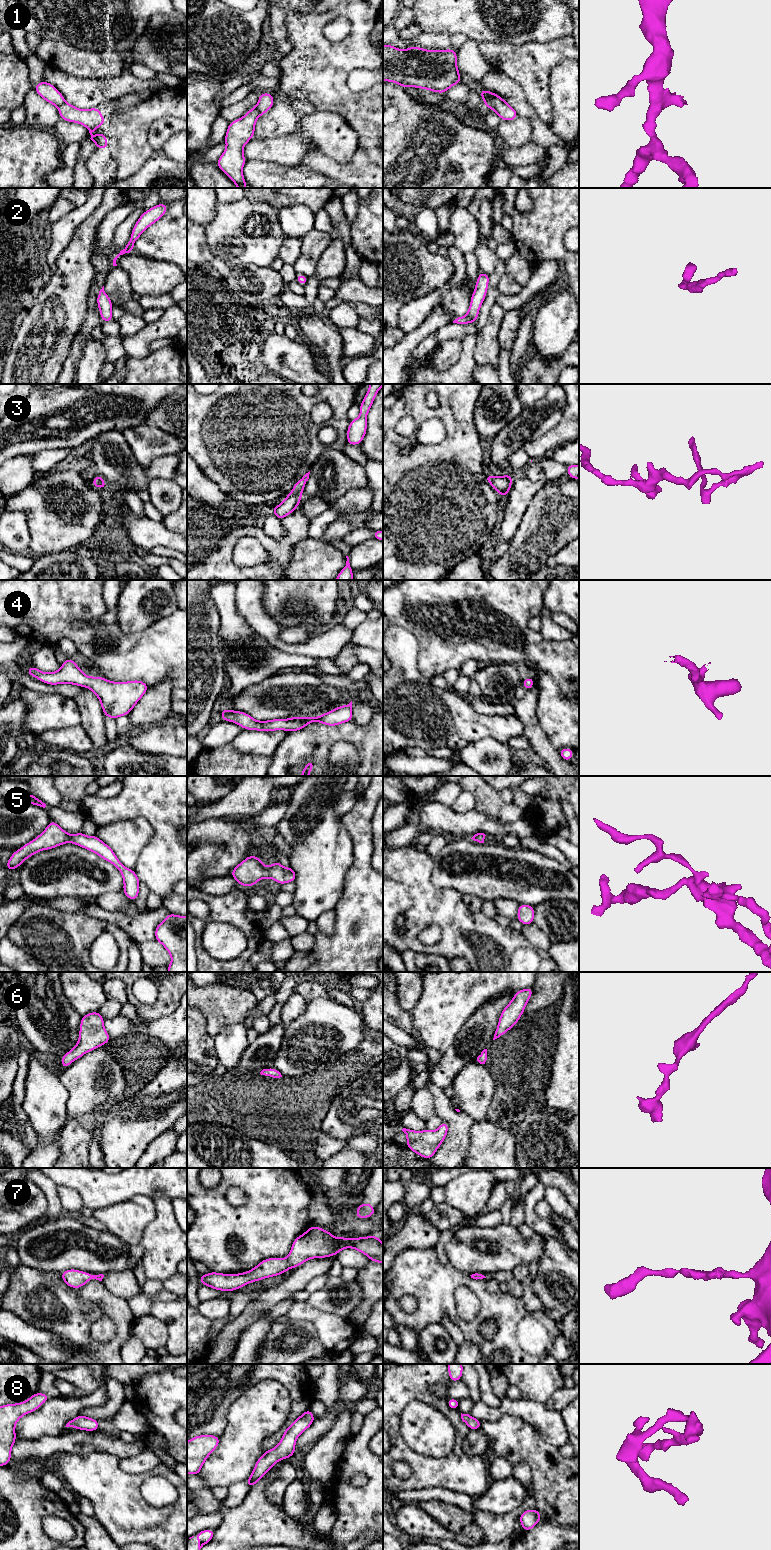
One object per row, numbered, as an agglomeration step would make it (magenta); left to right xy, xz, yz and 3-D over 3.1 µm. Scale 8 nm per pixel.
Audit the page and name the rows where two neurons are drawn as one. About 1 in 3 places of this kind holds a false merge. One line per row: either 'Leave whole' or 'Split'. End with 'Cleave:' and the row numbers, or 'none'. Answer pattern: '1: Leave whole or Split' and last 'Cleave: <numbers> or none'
1: Split
2: Leave whole
3: Leave whole
4: Leave whole
5: Leave whole
6: Leave whole
7: Leave whole
8: Leave whole
Cleave: 1

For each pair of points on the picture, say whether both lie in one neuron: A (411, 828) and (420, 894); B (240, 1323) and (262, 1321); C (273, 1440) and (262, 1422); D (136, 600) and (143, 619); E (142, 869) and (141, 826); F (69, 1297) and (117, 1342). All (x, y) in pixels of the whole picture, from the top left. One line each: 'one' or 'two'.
A: two
B: two
C: two
D: one
E: two
F: one

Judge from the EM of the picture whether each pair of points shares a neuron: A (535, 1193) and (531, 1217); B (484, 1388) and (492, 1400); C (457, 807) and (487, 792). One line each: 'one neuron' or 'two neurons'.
A: one neuron
B: one neuron
C: two neurons

